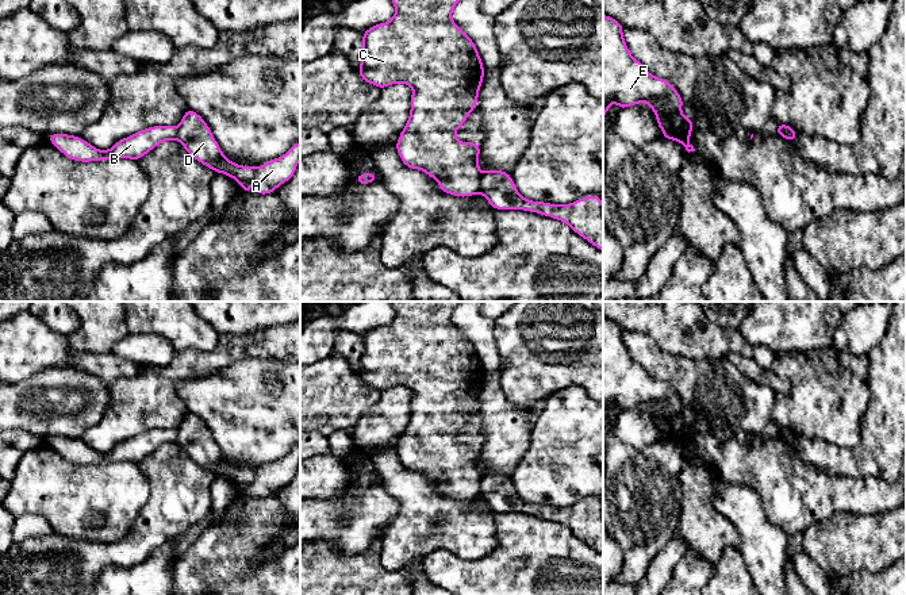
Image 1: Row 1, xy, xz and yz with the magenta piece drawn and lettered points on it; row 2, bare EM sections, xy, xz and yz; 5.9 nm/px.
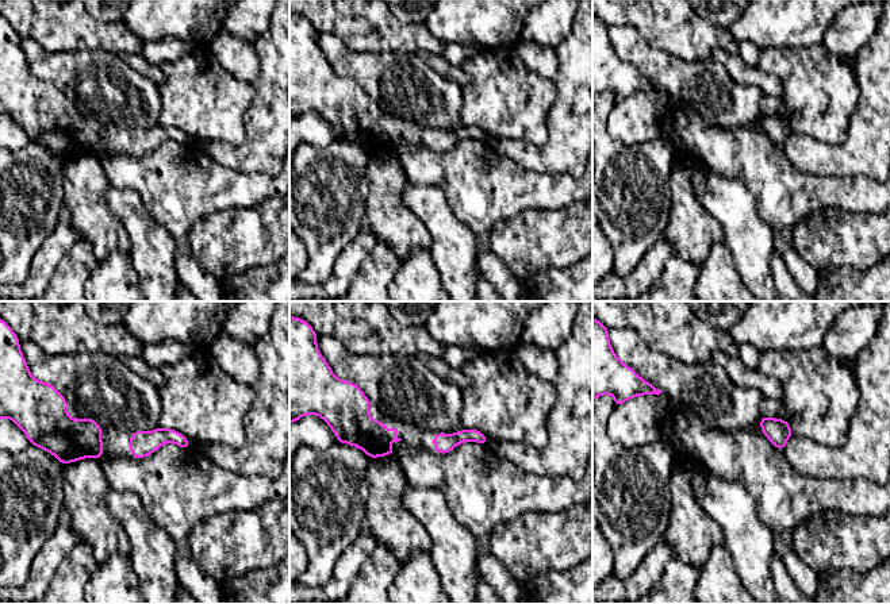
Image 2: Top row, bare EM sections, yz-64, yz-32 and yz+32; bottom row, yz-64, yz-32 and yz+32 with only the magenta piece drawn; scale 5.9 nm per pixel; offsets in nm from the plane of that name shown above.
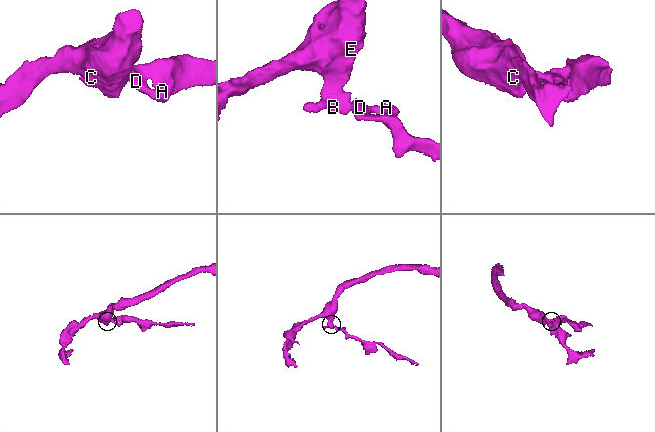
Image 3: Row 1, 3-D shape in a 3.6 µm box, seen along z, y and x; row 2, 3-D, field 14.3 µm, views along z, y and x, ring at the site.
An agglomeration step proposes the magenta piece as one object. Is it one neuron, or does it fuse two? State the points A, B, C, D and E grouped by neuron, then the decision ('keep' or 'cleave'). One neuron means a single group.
A D / B C E; cleave

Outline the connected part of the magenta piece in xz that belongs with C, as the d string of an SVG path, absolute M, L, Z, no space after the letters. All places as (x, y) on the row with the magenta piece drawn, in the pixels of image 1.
M392 0L395 15L389 22L379 23L362 32L360 77L380 89L391 84L407 84L412 88L408 120L395 145L407 168L425 172L437 180L438 189L449 195L467 197L481 193L479 169L480 143L460 142L456 130L462 127L479 100L484 78L484 66L475 42L452 20L454 5L460 0Z

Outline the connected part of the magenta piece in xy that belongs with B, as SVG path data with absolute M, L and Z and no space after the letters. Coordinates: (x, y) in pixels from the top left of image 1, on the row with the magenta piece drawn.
M151 126L119 139L110 150L99 150L81 137L68 134L53 134L46 139L50 141L62 154L70 160L91 162L103 160L141 160L164 141L176 139L177 127L173 126Z

